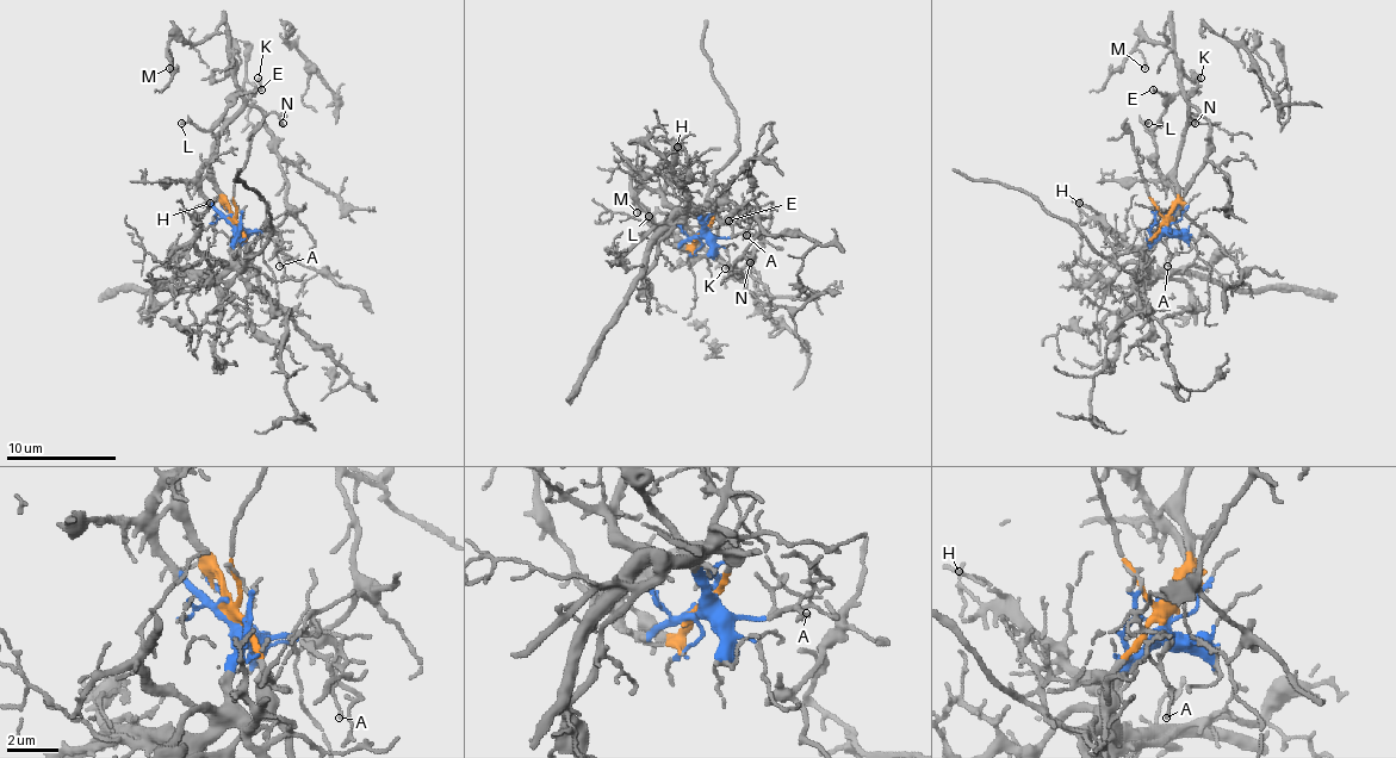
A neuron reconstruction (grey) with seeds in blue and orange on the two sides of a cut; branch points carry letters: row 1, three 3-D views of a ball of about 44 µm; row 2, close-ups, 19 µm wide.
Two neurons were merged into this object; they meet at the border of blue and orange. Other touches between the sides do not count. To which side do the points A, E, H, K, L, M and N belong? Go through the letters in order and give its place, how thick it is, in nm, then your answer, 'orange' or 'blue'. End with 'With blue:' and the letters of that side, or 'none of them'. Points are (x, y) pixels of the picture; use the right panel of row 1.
A: place (1167, 266); calibre 110 nm; blue
E: place (1153, 89); calibre 140 nm; orange
H: place (1079, 203); calibre 110 nm; blue
K: place (1201, 78); calibre 170 nm; orange
L: place (1148, 123); calibre 130 nm; orange
M: place (1145, 68); calibre 120 nm; orange
N: place (1195, 123); calibre 110 nm; orange
With blue: A, H

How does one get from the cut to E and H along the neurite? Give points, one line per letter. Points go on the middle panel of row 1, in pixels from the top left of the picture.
E: (701, 236), (693, 244), (678, 244), (687, 253), (709, 255), (701, 238), (728, 219)
H: (701, 236), (698, 215), (670, 206), (663, 192), (665, 168), (676, 156), (676, 145)

